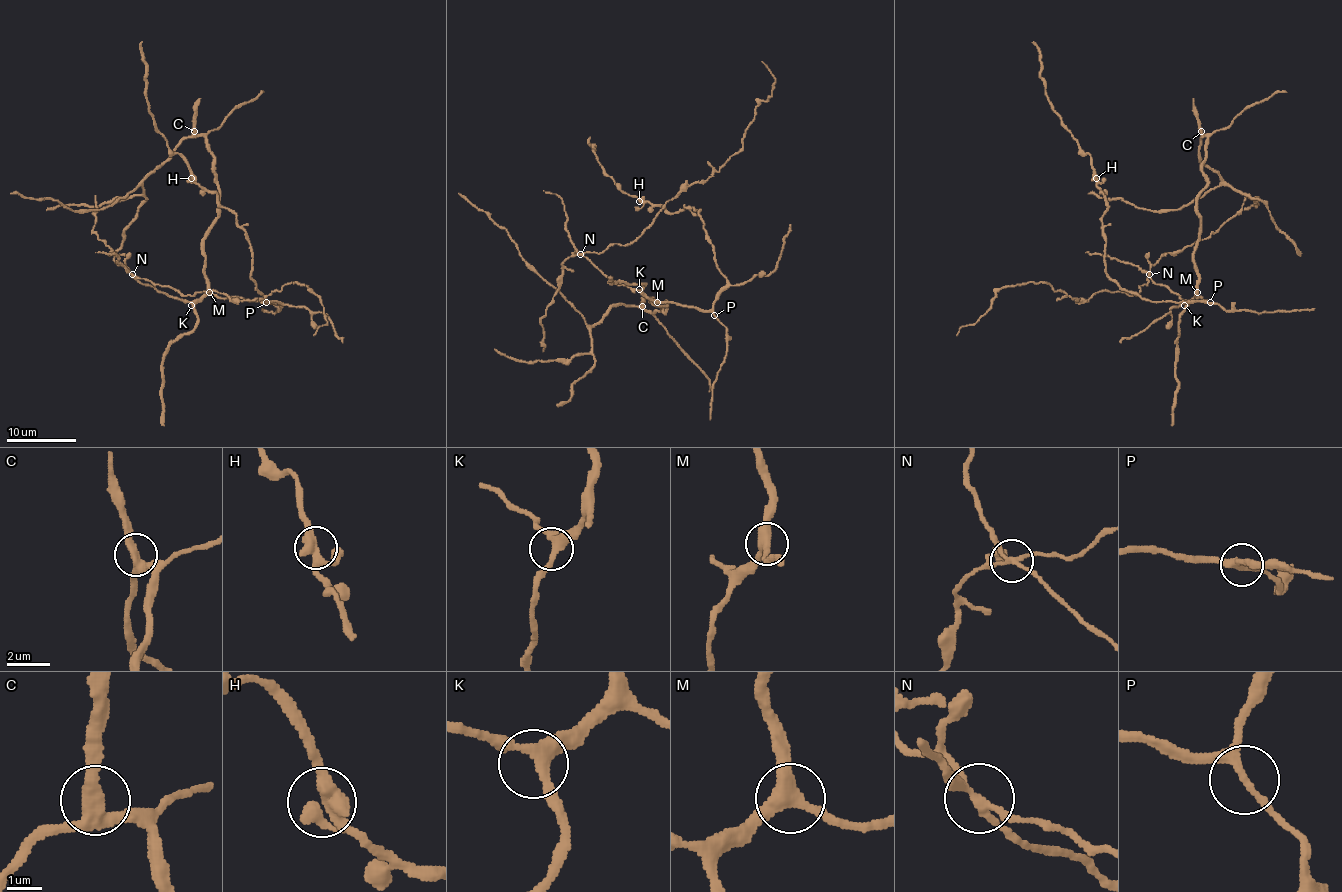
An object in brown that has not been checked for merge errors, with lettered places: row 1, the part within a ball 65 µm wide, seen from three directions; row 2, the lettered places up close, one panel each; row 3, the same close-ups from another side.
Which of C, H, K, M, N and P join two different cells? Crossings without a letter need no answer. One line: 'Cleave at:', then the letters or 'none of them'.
Cleave at: N

